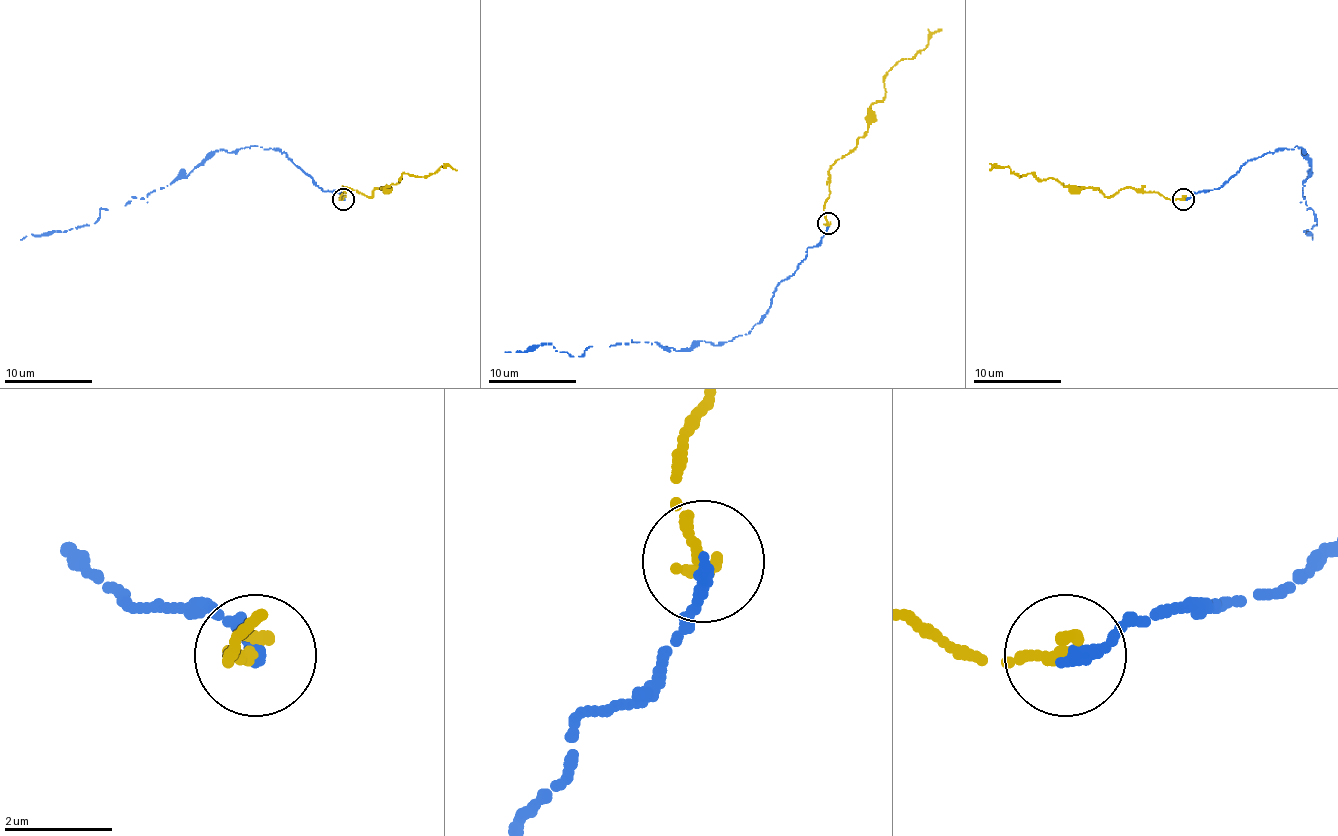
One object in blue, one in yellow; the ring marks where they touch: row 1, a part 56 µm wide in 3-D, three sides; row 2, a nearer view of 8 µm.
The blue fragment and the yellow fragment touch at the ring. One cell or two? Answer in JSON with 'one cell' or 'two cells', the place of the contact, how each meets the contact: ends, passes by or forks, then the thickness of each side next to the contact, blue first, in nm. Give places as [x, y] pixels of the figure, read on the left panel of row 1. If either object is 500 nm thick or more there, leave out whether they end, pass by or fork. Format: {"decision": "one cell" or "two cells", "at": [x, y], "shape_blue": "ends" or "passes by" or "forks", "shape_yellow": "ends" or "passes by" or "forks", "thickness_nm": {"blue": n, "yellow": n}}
{"decision": "one cell", "at": [343, 199], "shape_blue": "ends", "shape_yellow": "ends", "thickness_nm": {"blue": 240, "yellow": 280}}

